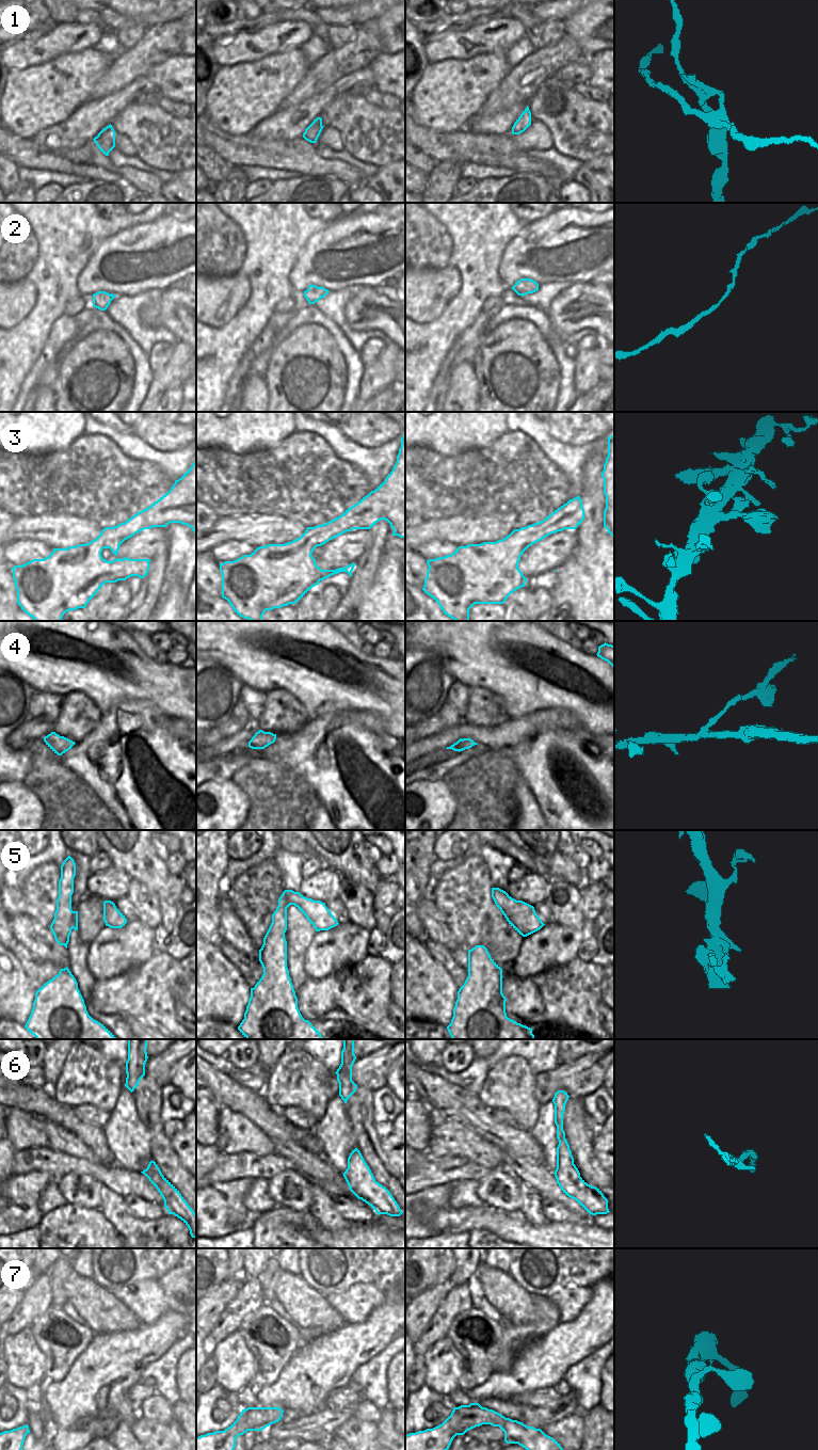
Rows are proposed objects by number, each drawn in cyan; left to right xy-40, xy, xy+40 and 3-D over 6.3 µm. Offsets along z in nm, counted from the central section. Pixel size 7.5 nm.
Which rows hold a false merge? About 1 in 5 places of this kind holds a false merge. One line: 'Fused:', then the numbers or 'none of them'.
Fused: 1, 4

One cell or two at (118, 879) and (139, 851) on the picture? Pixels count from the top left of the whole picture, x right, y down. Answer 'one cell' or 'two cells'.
two cells

